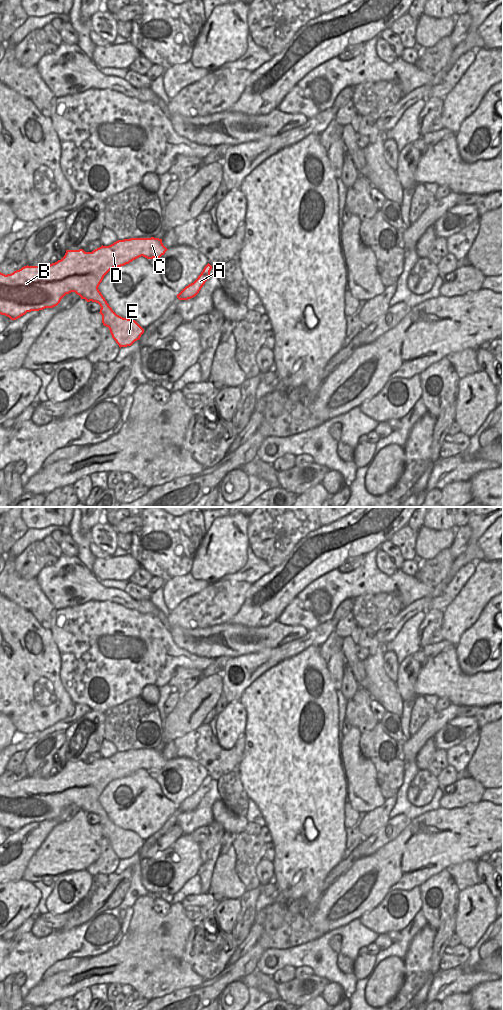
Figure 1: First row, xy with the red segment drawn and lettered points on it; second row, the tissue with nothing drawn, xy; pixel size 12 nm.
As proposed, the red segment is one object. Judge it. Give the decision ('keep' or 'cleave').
keep

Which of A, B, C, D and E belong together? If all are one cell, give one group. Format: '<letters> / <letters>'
A B C D E

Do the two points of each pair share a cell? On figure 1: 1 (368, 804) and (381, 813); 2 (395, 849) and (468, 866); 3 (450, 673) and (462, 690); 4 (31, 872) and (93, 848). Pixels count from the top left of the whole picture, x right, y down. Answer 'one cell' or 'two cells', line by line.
1: two cells
2: two cells
3: one cell
4: one cell

